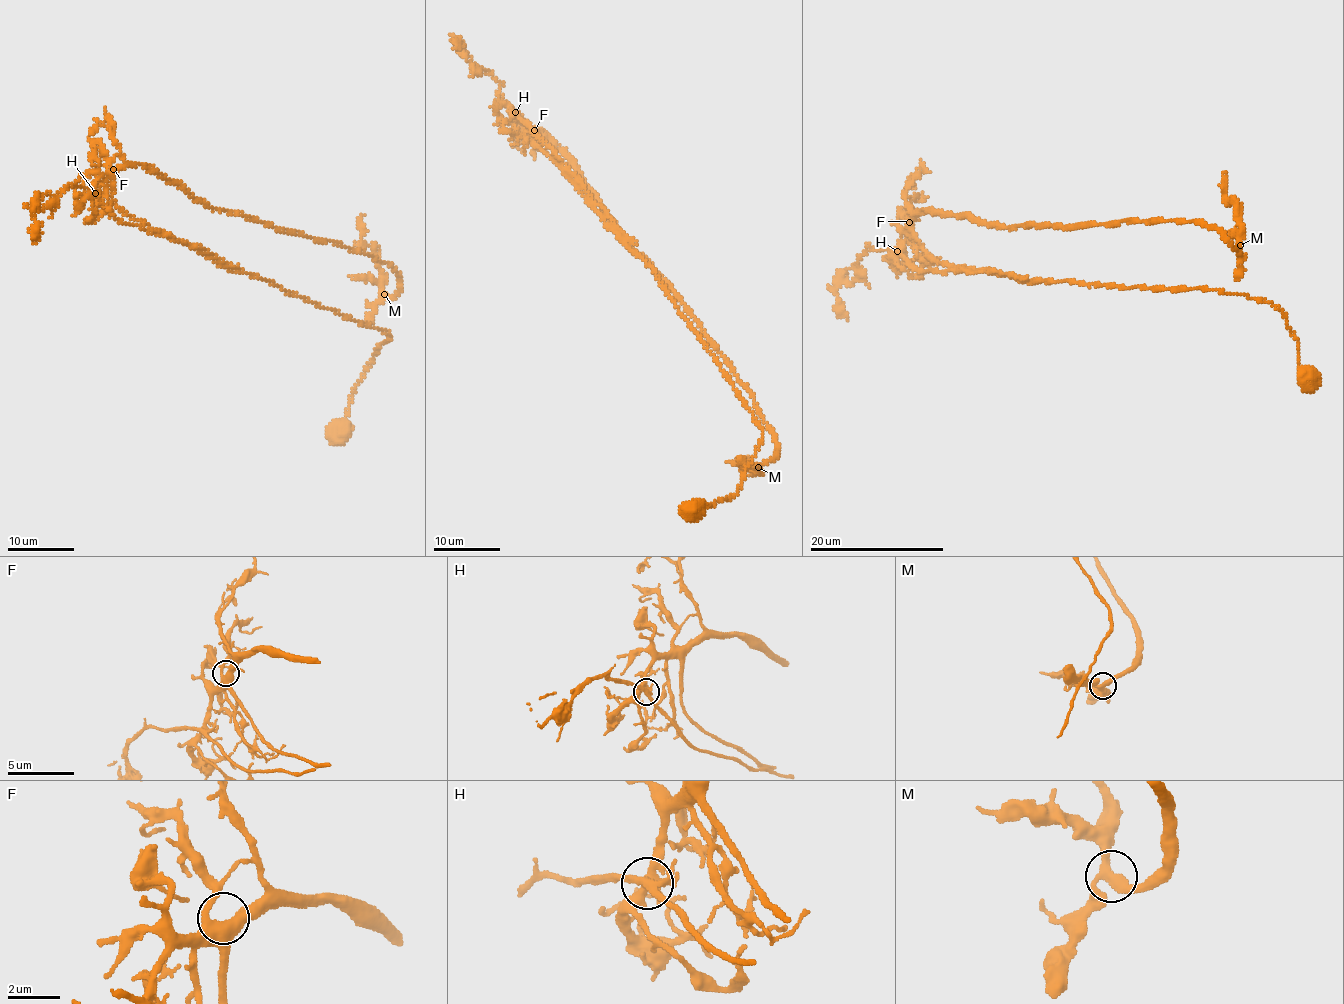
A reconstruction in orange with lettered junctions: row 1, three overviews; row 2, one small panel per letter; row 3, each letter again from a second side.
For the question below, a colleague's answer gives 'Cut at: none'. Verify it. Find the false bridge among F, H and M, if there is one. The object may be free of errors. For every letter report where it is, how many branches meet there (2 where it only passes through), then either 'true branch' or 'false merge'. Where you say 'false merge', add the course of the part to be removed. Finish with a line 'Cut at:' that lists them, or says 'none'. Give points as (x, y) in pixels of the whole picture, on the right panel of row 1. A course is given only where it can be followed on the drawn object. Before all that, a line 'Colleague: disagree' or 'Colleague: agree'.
Colleague: disagree
F: (909, 222) | 5 | true branch
H: (897, 251) | 7 | false merge | (897, 251), (923, 271), (993, 270), (1016, 277), (1028, 276)
M: (1240, 245) | 3 | true branch
Cut at: H

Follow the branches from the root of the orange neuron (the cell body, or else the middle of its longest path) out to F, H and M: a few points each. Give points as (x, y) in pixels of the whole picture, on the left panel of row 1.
F: (339, 430), (353, 389), (388, 333), (272, 282), (225, 268), (184, 241), (152, 231), (115, 203), (113, 169)
H: (339, 430), (356, 384), (377, 347), (390, 337), (386, 331), (233, 271), (200, 248), (121, 222), (95, 193)
M: (339, 430), (388, 333), (152, 231), (115, 203), (115, 174), (146, 166), (363, 251), (396, 273), (384, 294)

